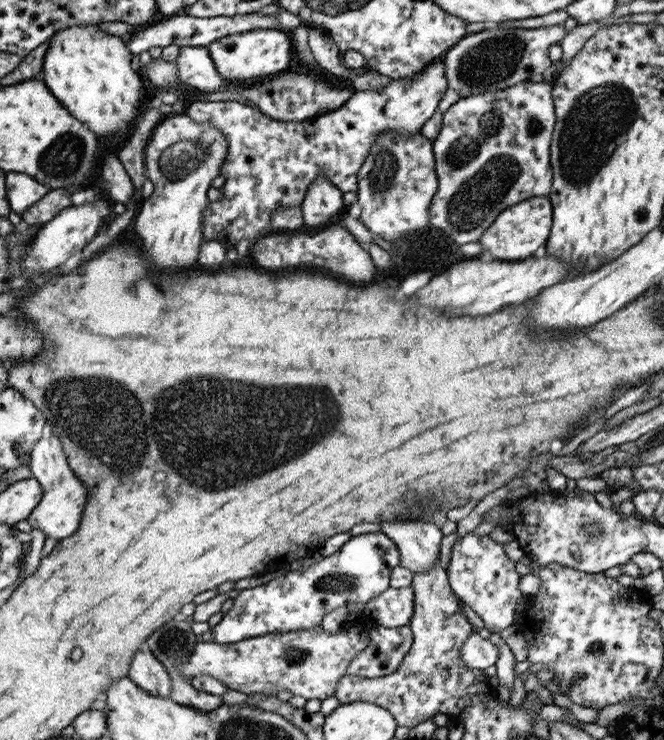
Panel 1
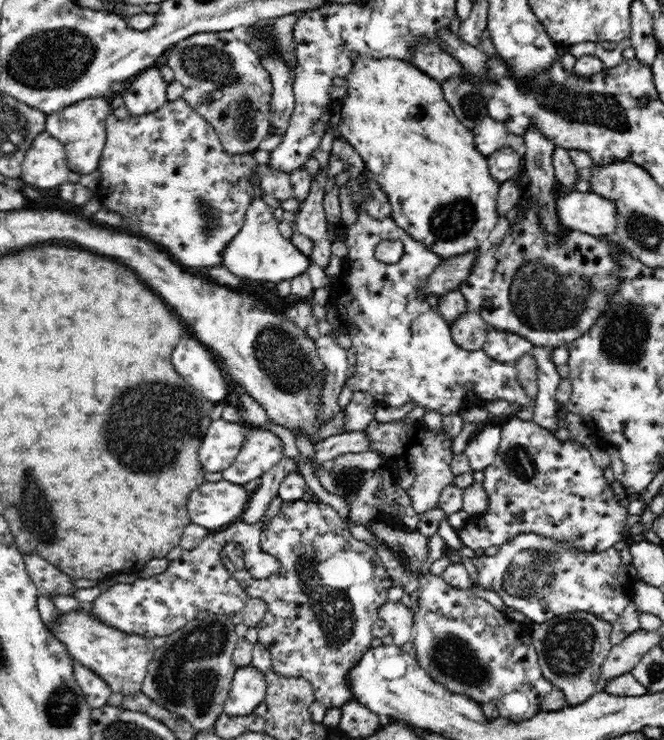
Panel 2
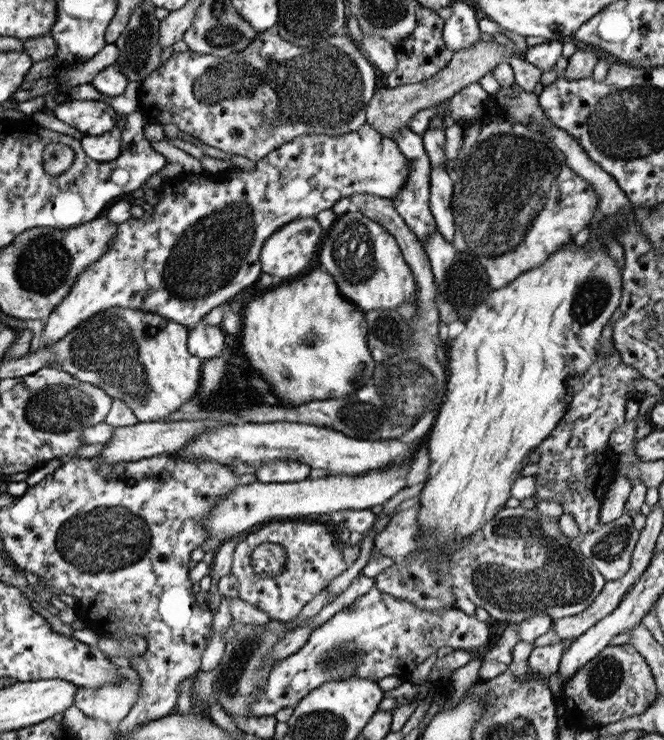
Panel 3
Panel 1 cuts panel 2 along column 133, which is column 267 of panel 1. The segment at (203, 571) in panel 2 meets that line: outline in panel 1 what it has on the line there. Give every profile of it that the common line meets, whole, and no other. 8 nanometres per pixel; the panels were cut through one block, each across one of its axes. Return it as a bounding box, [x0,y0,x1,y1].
[213,534,400,643]

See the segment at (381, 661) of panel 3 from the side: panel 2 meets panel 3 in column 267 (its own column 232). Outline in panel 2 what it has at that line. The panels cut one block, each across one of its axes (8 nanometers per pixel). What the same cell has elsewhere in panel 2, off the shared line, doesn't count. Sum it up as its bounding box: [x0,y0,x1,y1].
[224,665,267,716]

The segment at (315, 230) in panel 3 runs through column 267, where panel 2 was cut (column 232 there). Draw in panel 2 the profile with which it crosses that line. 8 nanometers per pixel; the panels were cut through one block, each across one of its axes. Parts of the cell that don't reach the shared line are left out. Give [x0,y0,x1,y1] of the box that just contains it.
[222,198,310,283]

